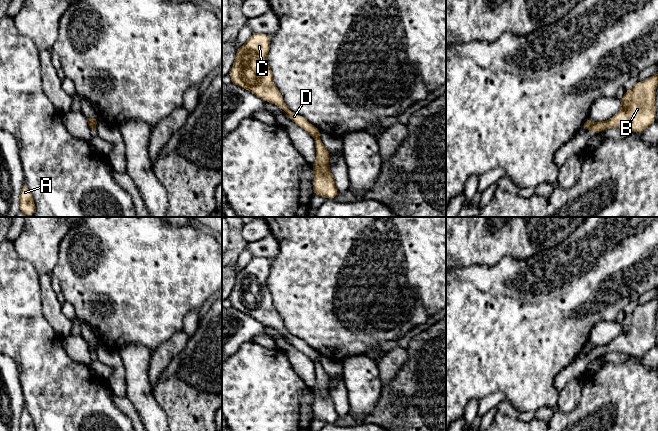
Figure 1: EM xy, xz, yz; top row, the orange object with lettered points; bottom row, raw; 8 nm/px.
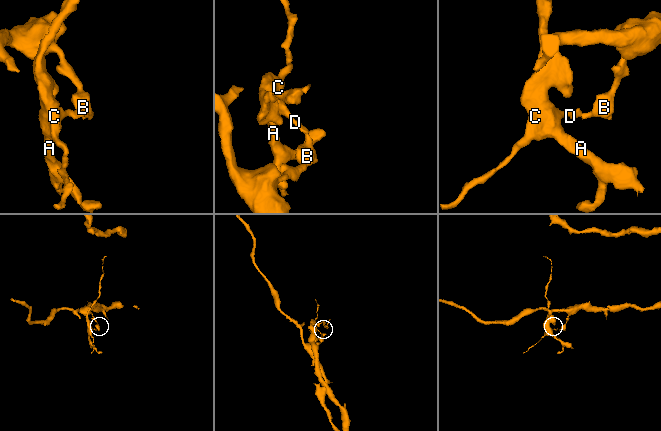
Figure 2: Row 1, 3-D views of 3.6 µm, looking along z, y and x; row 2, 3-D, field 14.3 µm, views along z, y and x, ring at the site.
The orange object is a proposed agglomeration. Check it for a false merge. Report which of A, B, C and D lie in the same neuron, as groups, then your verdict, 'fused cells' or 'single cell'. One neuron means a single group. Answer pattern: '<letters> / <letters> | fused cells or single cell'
A C D / B | fused cells

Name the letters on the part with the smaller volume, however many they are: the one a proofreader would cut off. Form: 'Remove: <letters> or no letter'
Remove: A, C, D

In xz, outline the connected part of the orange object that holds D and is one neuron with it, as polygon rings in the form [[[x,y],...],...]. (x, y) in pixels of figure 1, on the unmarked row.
[[[253,257],[236,275],[235,284],[229,296],[231,306],[250,315],[260,323],[279,330],[296,349],[308,356],[314,363],[319,362],[320,354],[303,340],[292,336],[275,309],[267,284],[270,269],[270,259]]]

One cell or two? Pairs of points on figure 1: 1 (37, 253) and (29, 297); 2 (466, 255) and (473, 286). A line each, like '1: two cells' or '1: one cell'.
1: two cells
2: two cells

